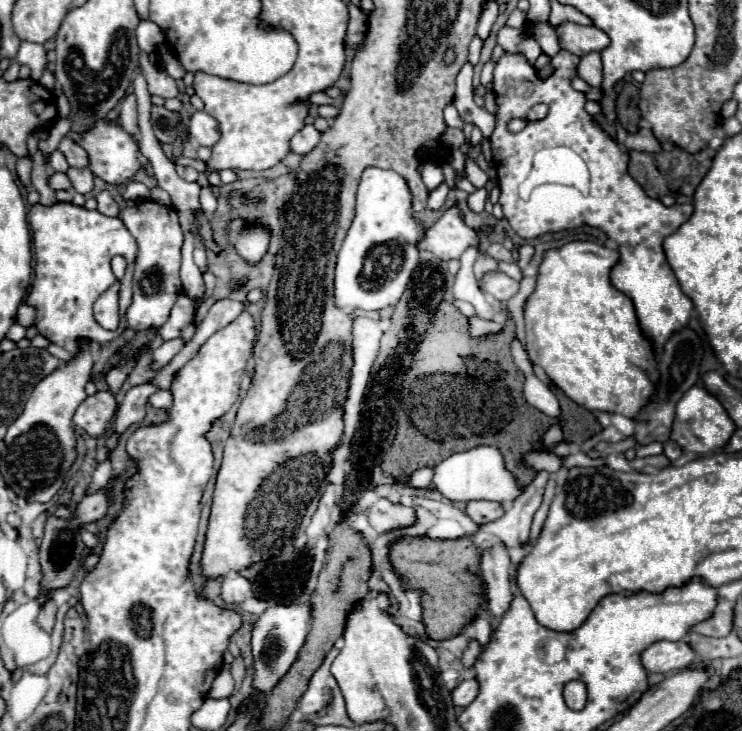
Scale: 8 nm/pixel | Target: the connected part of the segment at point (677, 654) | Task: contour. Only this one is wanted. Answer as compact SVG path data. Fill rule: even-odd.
M660 640L642 652L644 668L648 672L660 672L660 674L688 668L694 662L694 658L696 654L686 640L678 640L678 642Z

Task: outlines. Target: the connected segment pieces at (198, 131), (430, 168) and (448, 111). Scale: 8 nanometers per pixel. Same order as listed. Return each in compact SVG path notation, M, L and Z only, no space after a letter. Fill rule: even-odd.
M196 112L190 120L190 136L200 146L212 148L212 144L216 144L216 140L220 140L220 126L206 112Z
M432 160L420 162L420 174L422 174L422 180L424 180L424 184L426 184L428 190L434 190L444 180L440 164L436 164Z
M448 104L448 108L444 108L444 120L446 120L446 124L452 126L452 128L462 128L462 124L464 124L462 118L458 116L454 104Z

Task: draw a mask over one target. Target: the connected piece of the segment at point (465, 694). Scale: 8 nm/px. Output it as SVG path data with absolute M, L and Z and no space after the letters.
M470 678L470 680L460 682L456 686L456 690L452 692L454 706L468 706L478 696L478 690L480 690L480 684L478 684L476 678Z

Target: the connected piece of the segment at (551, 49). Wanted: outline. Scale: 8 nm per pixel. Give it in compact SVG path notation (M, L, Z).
M548 22L535 25L534 38L542 48L542 51L548 56L555 56L561 49L556 36L555 28Z

